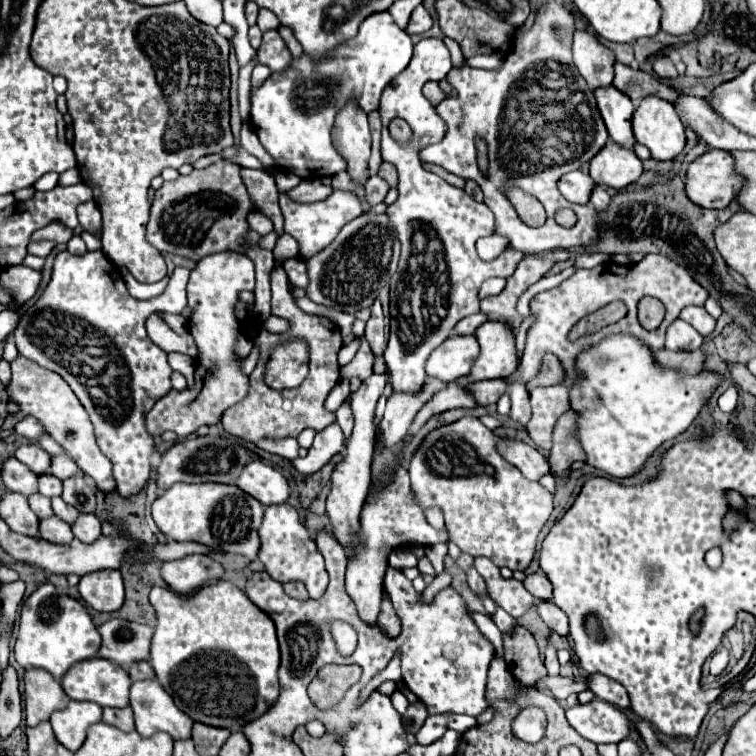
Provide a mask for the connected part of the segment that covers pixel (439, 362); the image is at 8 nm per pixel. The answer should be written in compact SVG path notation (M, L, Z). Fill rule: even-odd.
M452 335L434 349L426 363L426 373L442 381L454 381L468 375L478 357L478 341L474 335Z

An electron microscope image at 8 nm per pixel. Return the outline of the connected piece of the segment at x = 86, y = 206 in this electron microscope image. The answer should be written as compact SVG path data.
M88 201L88 203L82 203L78 207L78 219L80 219L80 225L92 233L94 237L102 237L102 217L98 213L98 205L94 201Z

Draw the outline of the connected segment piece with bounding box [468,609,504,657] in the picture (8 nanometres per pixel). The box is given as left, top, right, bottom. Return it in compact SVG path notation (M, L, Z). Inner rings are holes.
M469 609L469 615L478 626L479 630L490 640L493 644L496 653L501 657L504 656L503 643L501 632L495 623L487 615L483 615Z

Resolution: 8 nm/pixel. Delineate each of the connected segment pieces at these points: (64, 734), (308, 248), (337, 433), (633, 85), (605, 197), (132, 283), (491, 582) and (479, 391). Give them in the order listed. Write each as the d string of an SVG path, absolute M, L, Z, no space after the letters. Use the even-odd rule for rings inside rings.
M70 701L64 711L54 711L50 717L56 739L70 751L78 751L86 739L88 727L98 723L102 707L98 703Z
M336 189L324 201L316 201L316 203L296 203L296 201L288 199L284 193L280 193L280 209L282 209L284 221L286 221L286 231L292 231L292 237L302 247L304 261L308 261L310 257L320 253L326 245L330 245L334 241L334 237L346 223L350 223L352 219L356 219L364 213L360 197L354 191L340 191L340 189Z
M330 423L322 433L318 433L314 437L314 443L308 451L308 455L304 459L294 459L292 465L300 471L300 473L314 473L318 471L324 463L330 461L330 457L338 451L342 451L344 447L344 435L338 423Z
M616 61L614 71L616 71L614 87L620 89L622 93L626 93L634 103L638 103L640 99L644 99L648 95L656 95L656 97L662 97L662 99L674 103L674 99L678 95L678 91L666 87L664 83L660 83L658 79L654 79L648 73L642 73L640 69L634 71L628 65Z
M596 185L594 187L594 195L590 195L590 201L588 201L588 205L592 205L592 207L606 207L608 205L608 201L610 201L610 195L608 195L608 191L606 189L602 189L600 185Z
M120 267L120 273L122 273L128 293L130 293L132 297L140 299L140 301L148 301L148 299L154 299L154 297L162 295L162 293L166 291L168 281L170 281L168 277L164 277L164 279L158 281L158 283L138 283L138 281L136 281L131 273L127 269L124 269L124 267Z
M476 557L474 563L480 565L480 575L484 577L486 585L488 585L488 595L504 611L508 611L514 617L520 617L534 605L534 597L530 597L526 587L520 581L516 581L514 577L504 579L500 575L500 569L492 561L488 561L486 557Z
M494 379L494 381L478 381L478 385L468 385L470 393L474 393L474 399L480 405L492 405L496 403L504 391L506 391L508 383L506 379Z

